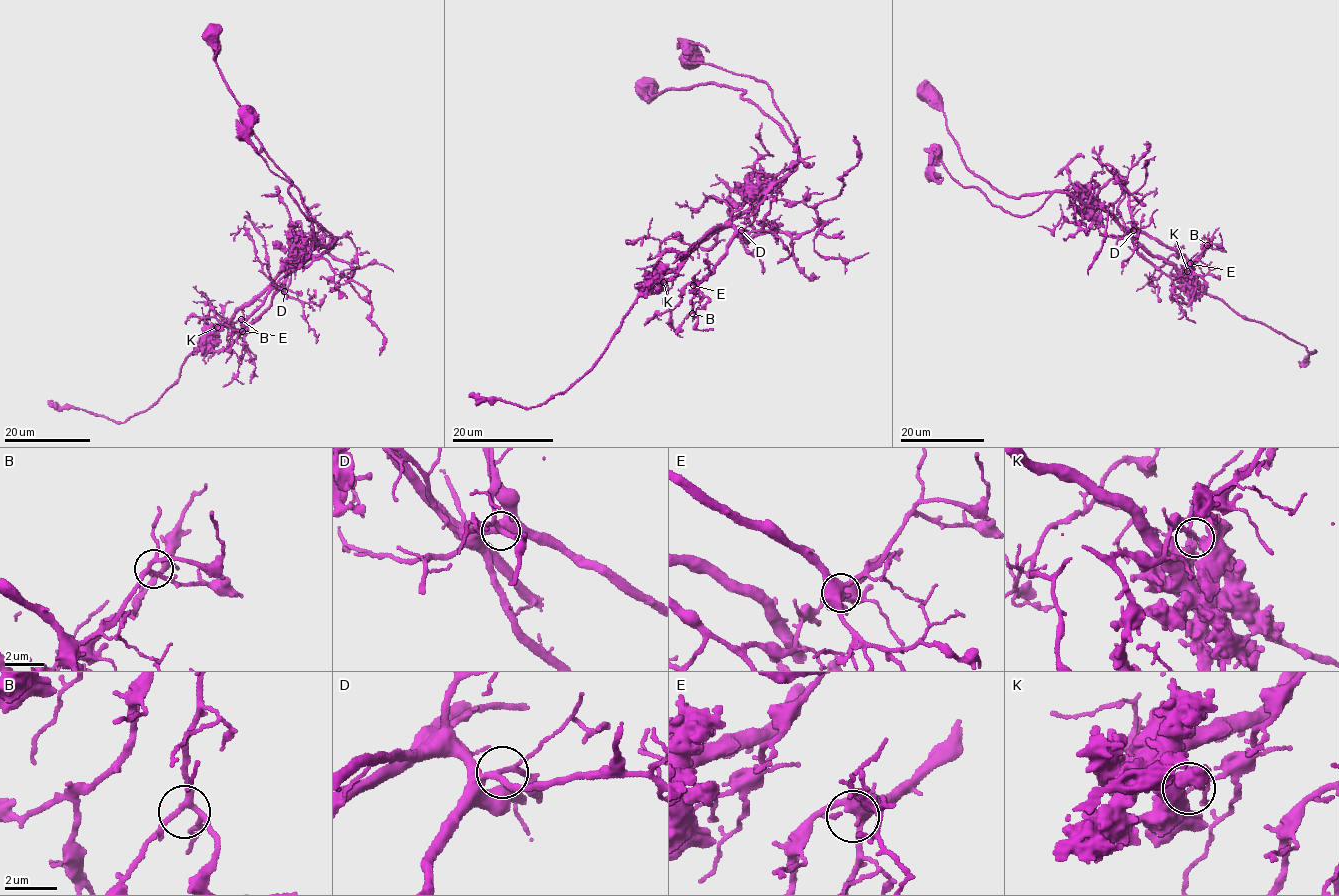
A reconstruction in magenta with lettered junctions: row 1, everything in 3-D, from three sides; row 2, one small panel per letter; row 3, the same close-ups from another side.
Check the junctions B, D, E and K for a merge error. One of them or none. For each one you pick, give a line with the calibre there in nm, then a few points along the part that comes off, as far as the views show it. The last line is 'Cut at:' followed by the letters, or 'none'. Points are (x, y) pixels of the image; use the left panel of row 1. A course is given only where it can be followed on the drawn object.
K: calibre 240 nm; course (216, 327), (239, 331), (280, 278), (335, 243), (318, 244), (302, 195), (268, 168), (244, 123), (262, 149)
Cut at: K

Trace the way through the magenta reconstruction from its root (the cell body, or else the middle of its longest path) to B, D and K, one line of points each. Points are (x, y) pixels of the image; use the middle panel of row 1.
B: (648, 87), (652, 96), (710, 81), (737, 88), (797, 151), (758, 209), (732, 220), (692, 313)
D: (648, 87), (652, 96), (710, 81), (737, 88), (797, 151), (758, 209), (732, 220), (741, 230)
K: (648, 87), (652, 96), (710, 81), (737, 88), (797, 151), (792, 170), (663, 282)

